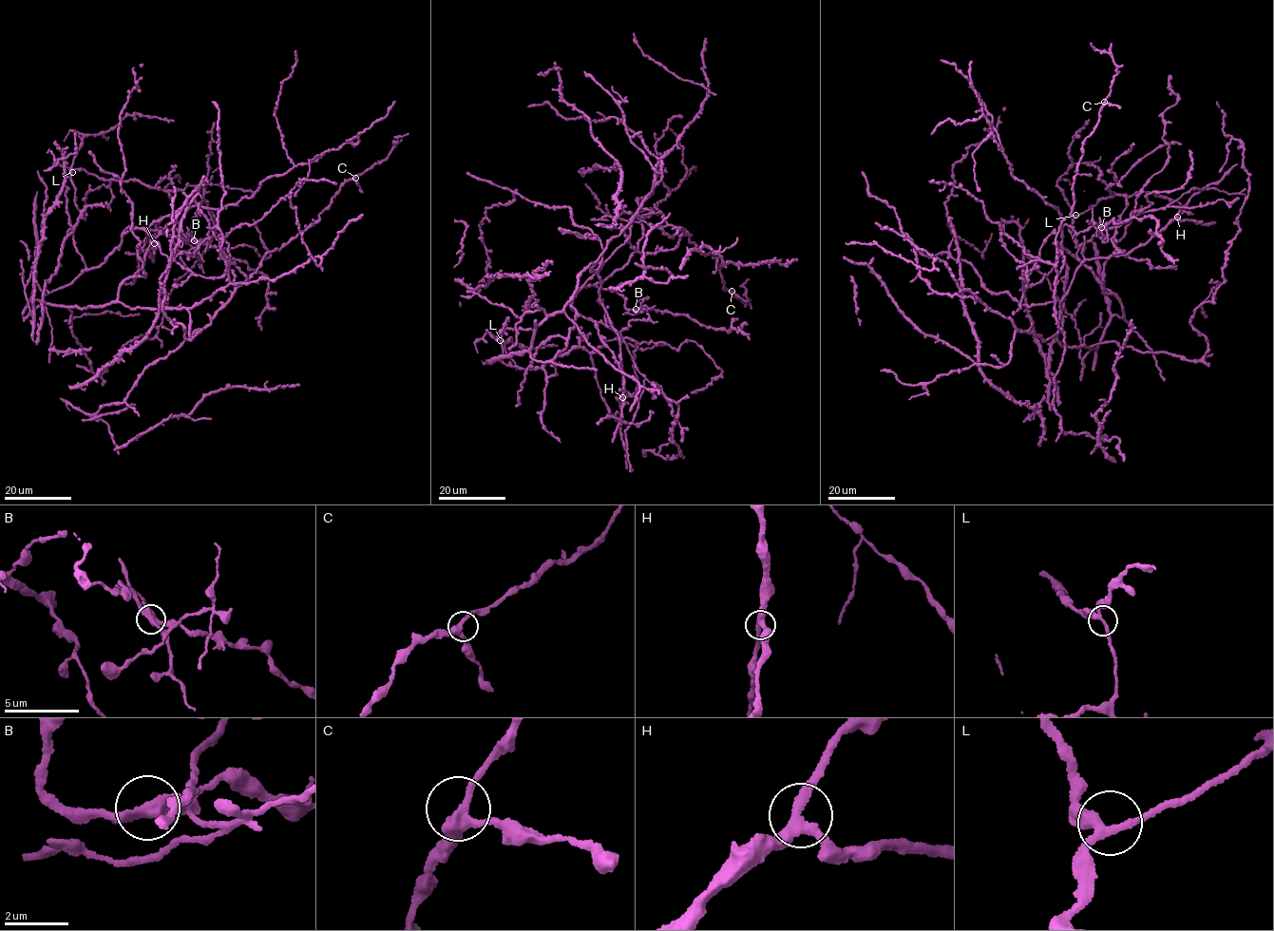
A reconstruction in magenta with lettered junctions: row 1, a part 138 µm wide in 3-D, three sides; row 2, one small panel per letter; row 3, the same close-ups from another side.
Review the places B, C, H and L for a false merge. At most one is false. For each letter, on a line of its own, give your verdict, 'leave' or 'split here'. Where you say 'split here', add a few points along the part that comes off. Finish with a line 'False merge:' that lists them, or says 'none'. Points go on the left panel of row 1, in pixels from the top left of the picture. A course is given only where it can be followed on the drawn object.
B: split here; course (194, 240), (198, 243), (208, 237), (208, 223)
C: leave
H: leave
L: leave
False merge: B

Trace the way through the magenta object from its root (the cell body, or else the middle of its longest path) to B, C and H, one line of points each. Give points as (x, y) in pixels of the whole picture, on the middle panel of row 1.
B: (579, 289), (592, 284), (611, 289), (621, 294), (628, 309), (636, 309)
C: (579, 289), (624, 242), (634, 219), (658, 211), (705, 256), (718, 258), (723, 287), (732, 291)
H: (579, 289), (567, 346), (550, 360), (531, 356), (536, 327), (563, 309), (594, 263), (618, 335), (622, 397)

